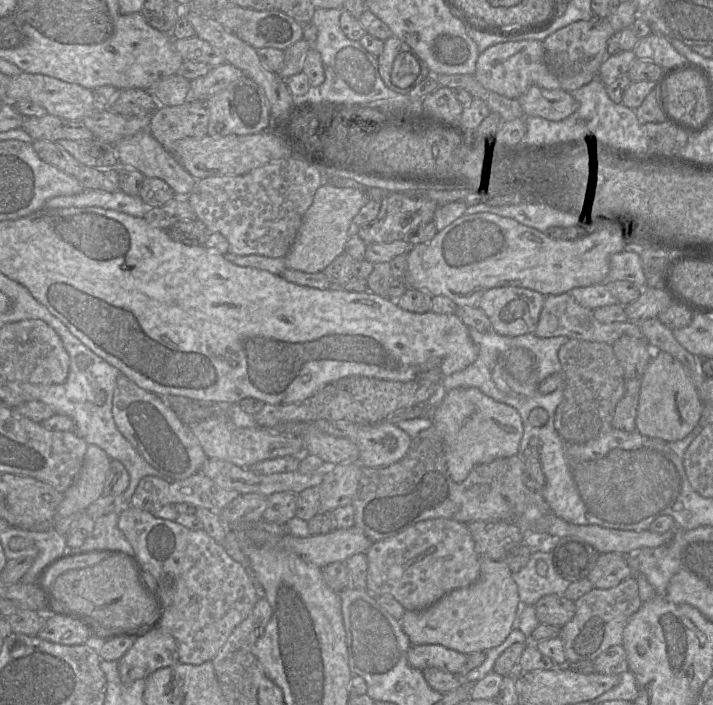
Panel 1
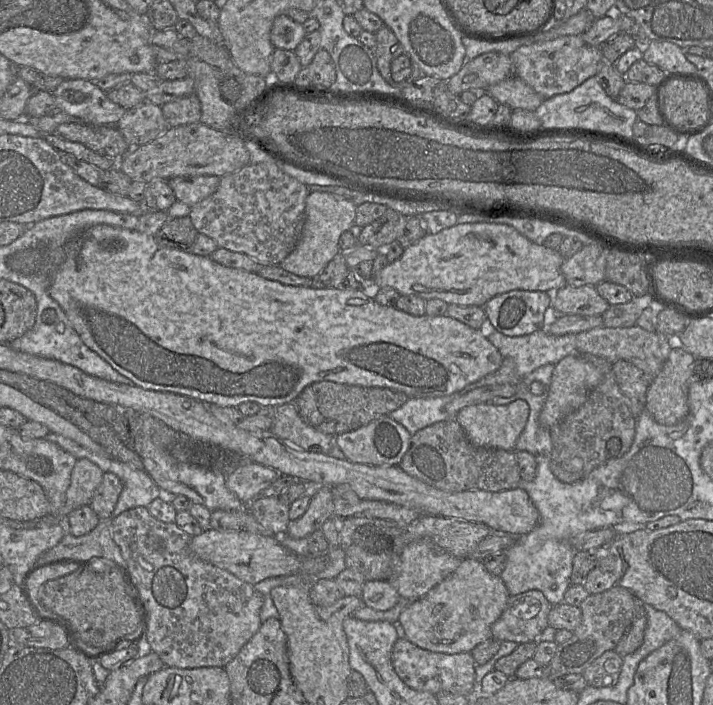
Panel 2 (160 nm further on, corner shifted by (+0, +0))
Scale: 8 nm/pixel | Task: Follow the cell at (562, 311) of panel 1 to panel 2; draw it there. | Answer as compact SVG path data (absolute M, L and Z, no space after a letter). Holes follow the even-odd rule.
M636 325L627 328L596 327L576 334L576 352L602 357L611 364L624 360L640 369L649 381L662 370L670 353L668 336L648 332Z

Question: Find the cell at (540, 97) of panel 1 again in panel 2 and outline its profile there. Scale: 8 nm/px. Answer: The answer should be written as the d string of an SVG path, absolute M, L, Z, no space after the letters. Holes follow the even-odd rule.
M517 76L509 77L490 86L486 92L499 104L507 105L512 110L535 111L545 100Z

